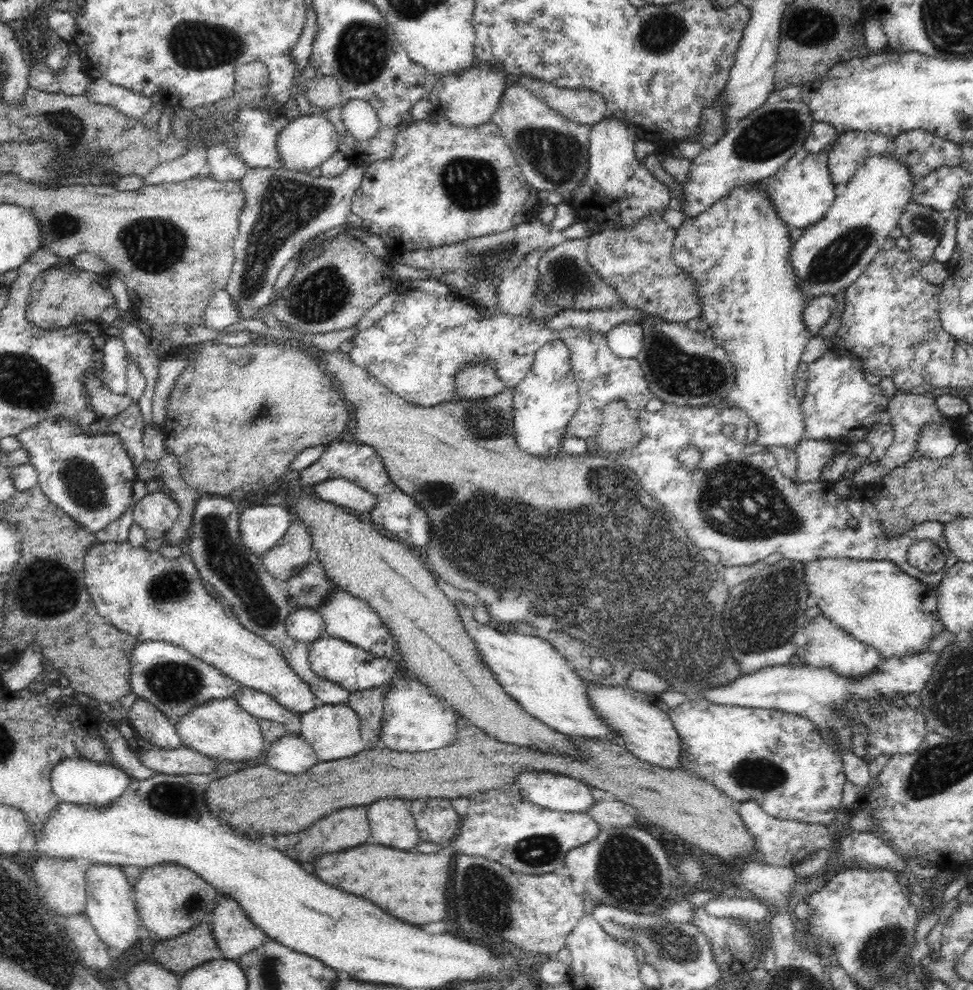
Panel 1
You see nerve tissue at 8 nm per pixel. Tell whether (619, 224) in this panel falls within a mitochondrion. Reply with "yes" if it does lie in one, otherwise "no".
no

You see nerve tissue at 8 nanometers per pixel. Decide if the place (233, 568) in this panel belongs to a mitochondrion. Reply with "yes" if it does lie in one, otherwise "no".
yes

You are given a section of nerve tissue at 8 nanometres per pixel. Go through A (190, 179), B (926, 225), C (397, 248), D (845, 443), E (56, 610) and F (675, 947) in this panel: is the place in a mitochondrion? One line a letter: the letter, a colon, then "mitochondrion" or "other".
A: other
B: mitochondrion
C: other
D: other
E: mitochondrion
F: mitochondrion

